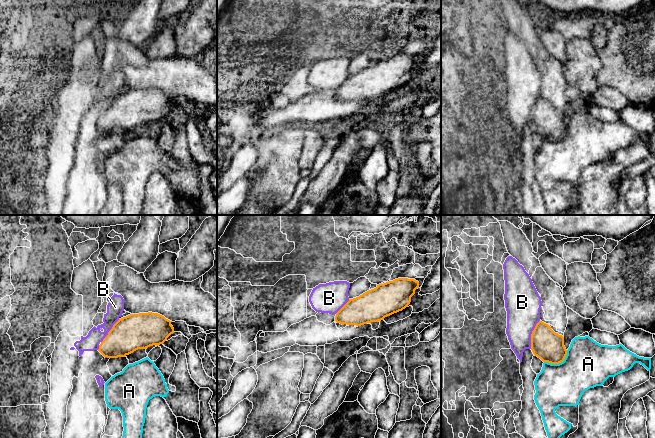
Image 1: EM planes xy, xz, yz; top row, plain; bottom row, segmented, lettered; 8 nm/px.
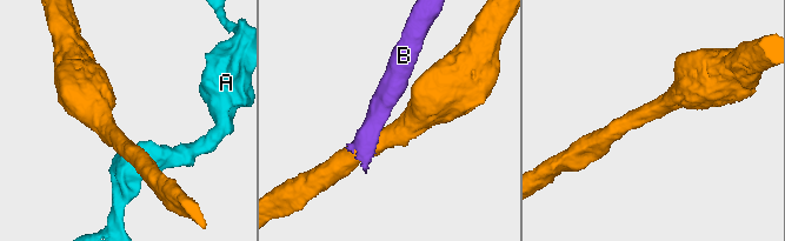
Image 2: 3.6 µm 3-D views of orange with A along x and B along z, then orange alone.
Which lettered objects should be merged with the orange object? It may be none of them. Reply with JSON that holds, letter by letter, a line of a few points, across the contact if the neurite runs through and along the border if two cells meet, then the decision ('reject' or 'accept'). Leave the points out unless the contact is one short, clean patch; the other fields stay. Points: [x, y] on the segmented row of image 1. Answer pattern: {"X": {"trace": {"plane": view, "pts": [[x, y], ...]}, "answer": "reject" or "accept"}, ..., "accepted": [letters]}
{"A": {"trace": {"plane": "yz", "pts": [[567, 350], [565, 358], [559, 363], [544, 362]]}, "answer": "reject"}, "B": {"trace": {"plane": "yz", "pts": [[539, 320], [531, 334], [530, 348]]}, "answer": "reject"}, "accepted": []}

